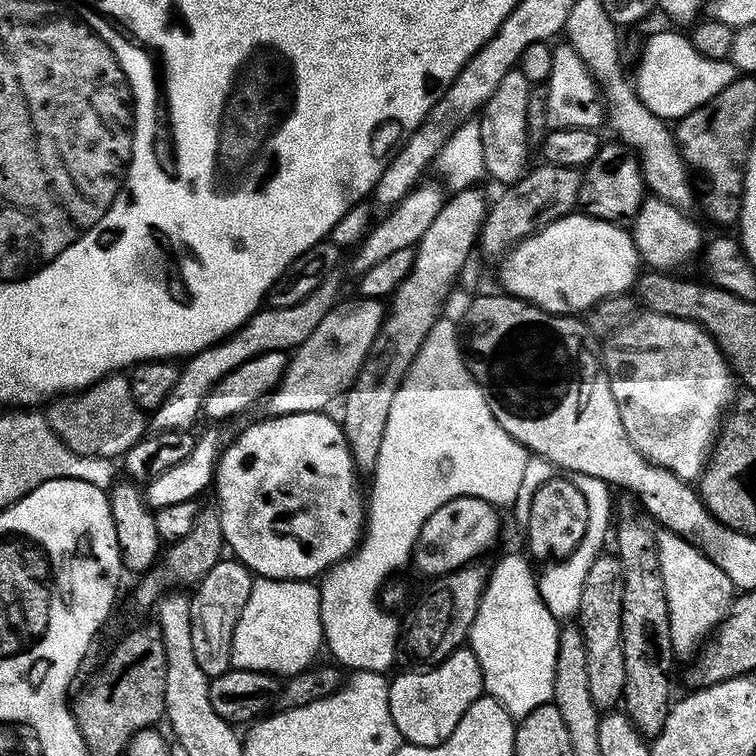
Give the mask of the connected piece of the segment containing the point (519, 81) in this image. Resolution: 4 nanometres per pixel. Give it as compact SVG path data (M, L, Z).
M519 67L511 68L506 78L498 82L498 90L494 90L492 97L484 103L482 115L478 120L481 126L485 173L489 177L492 175L500 186L510 185L520 179L530 164L528 161L530 143L526 124L526 102L531 88L532 84L528 82L526 75L520 72Z

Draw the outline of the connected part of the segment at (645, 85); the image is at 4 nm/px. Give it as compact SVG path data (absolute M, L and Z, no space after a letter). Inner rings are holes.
M672 31L676 32L656 32L645 42L644 49L640 52L640 65L636 68L636 76L634 75L634 87L636 93L640 95L640 101L665 122L675 122L680 117L690 114L690 110L710 102L710 98L714 98L718 90L730 86L730 82L738 75L738 69L733 61L706 58L698 54L698 50L694 50L691 39L685 33L684 36L680 33L683 31Z

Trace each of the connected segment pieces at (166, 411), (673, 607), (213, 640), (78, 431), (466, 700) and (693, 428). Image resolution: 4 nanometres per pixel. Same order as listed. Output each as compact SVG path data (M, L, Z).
M336 274L327 276L318 286L318 290L311 292L301 304L285 308L261 307L259 312L250 316L239 330L232 332L226 339L219 340L206 350L187 357L178 374L178 382L174 382L174 390L170 390L166 402L162 402L162 406L158 406L158 410L150 414L151 431L191 429L192 423L198 418L201 419L210 390L218 382L222 382L222 378L226 378L230 370L238 370L242 362L267 352L291 353L299 344L306 342L306 338L314 334L318 322L322 322L322 318L326 318L328 311L338 302L338 297L341 295L338 277Z
M657 531L656 549L670 610L672 651L677 657L688 656L715 633L724 617L732 611L734 589L730 578L722 574L720 567L709 556L705 556L693 541L685 540L677 532Z
M221 558L209 573L200 580L190 596L190 637L194 648L195 661L205 674L211 678L228 671L232 663L232 639L234 626L242 614L242 606L246 606L246 598L250 598L250 590L254 574L247 566L235 558Z
M124 374L104 376L81 392L55 397L47 408L46 419L50 430L54 430L61 442L79 456L115 461L124 457L130 446L146 435L146 414L138 402L134 402L130 382Z
M468 646L457 648L433 668L404 671L408 672L392 676L388 686L390 717L400 731L401 741L418 747L436 747L450 738L466 710L485 691L478 658Z
M657 312L640 314L629 320L623 328L607 337L606 344L608 349L604 356L602 352L602 368L608 371L607 391L614 402L618 402L618 414L622 414L622 426L626 426L630 442L634 442L639 452L652 463L670 470L678 478L695 481L717 443L722 428L720 411L734 400L734 376L724 353L712 341L710 333L702 331L694 322Z

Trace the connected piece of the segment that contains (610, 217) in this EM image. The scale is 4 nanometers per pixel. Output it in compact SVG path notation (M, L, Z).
M619 142L611 143L601 143L598 154L594 154L594 158L583 169L579 207L585 216L620 224L630 222L638 214L646 198L646 185L635 152Z

